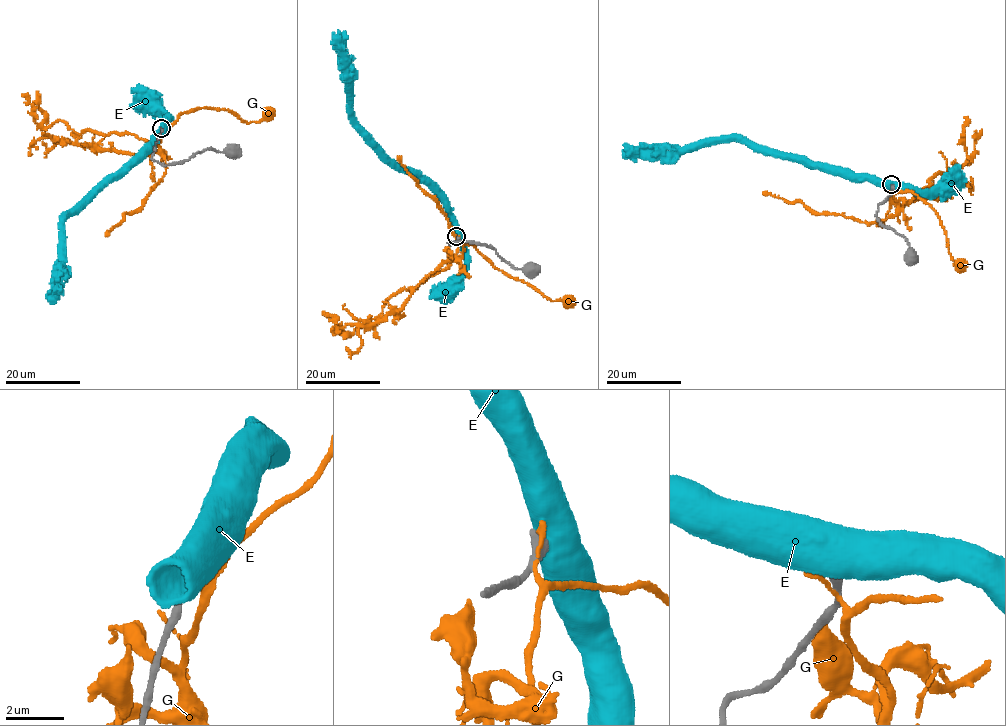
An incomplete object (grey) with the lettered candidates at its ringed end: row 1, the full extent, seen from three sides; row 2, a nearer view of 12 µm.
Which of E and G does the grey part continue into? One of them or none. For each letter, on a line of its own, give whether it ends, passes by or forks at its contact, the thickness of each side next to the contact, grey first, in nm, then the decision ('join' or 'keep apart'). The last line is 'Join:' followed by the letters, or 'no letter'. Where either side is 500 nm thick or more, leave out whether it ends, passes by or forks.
E: 480 nm thick on the grey side, 850 nm on the other; keep apart
G: it ends there; 320 nm thick on the grey side, 170 nm on the other; keep apart
Join: no letter

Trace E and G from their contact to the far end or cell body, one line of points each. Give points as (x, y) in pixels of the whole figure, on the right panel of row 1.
E: (892, 186), (881, 186), (818, 163), (787, 157), (737, 140), (623, 155)
G: (892, 190), (894, 193), (910, 191), (934, 209), (956, 268), (960, 266)

